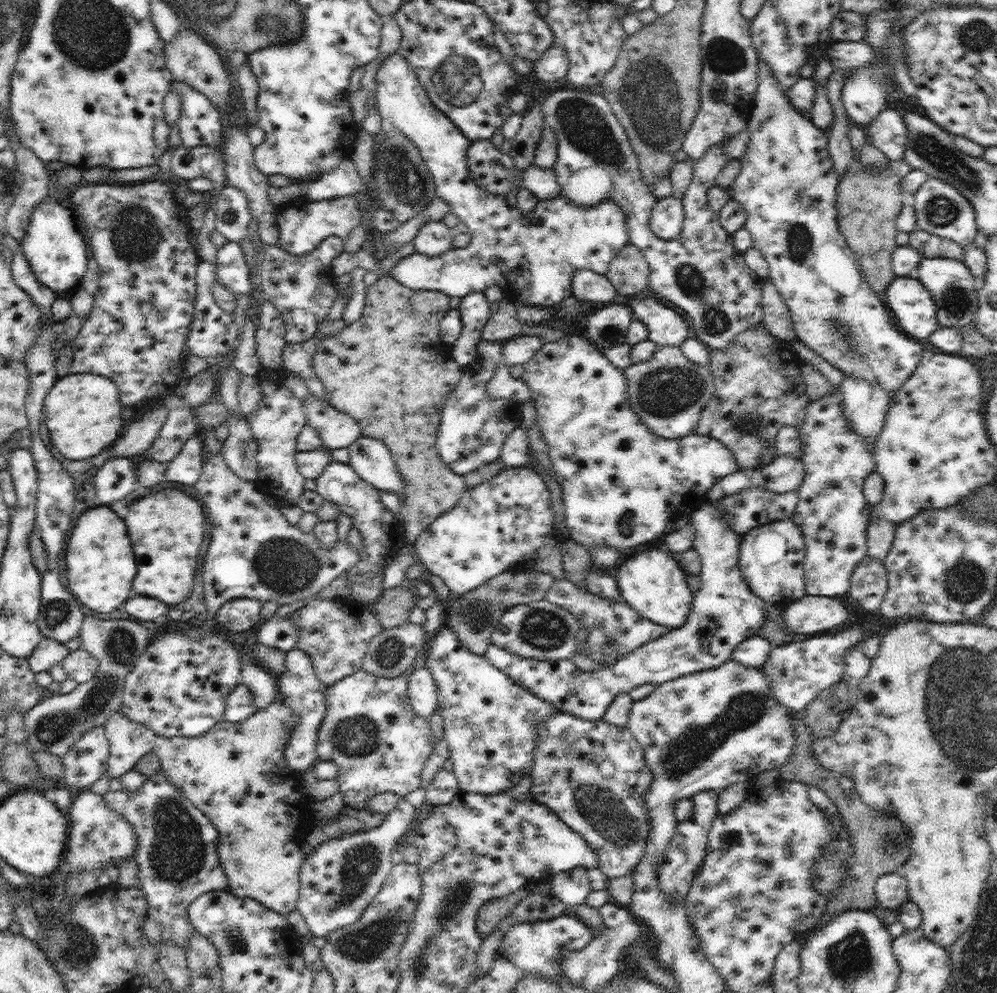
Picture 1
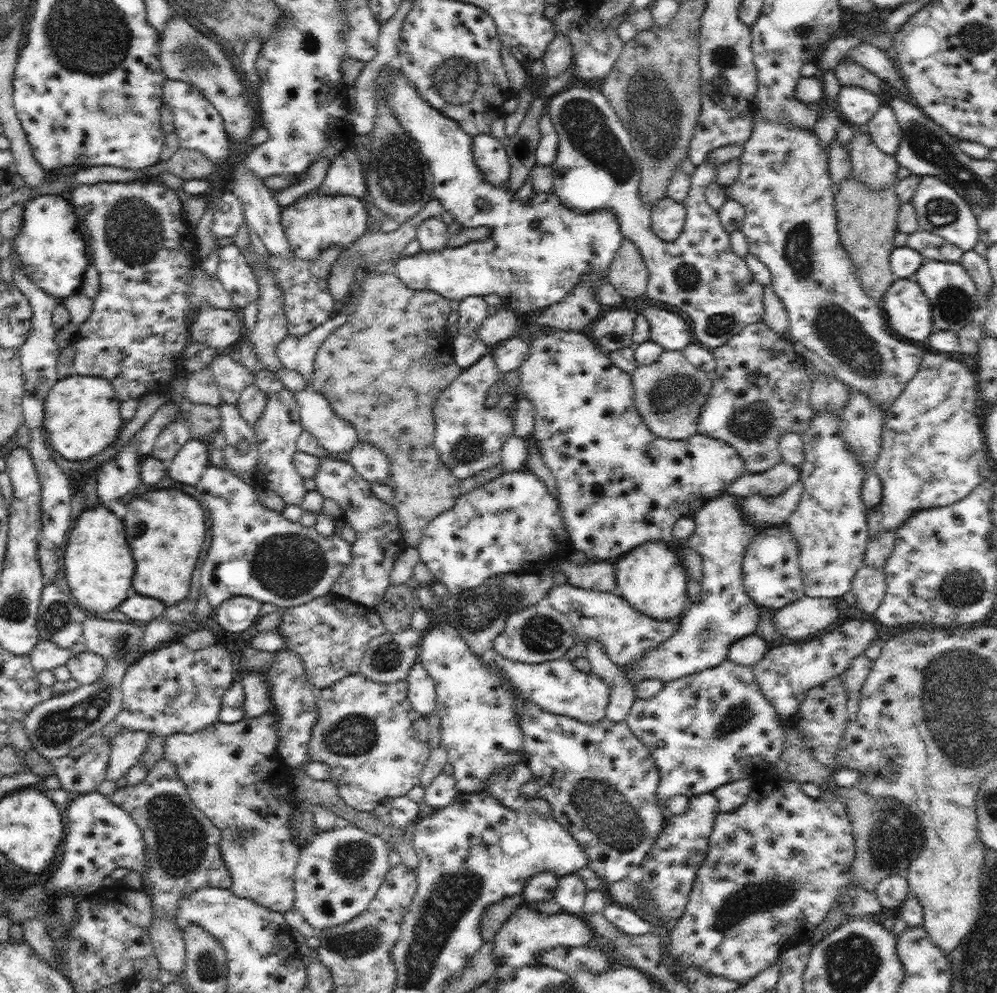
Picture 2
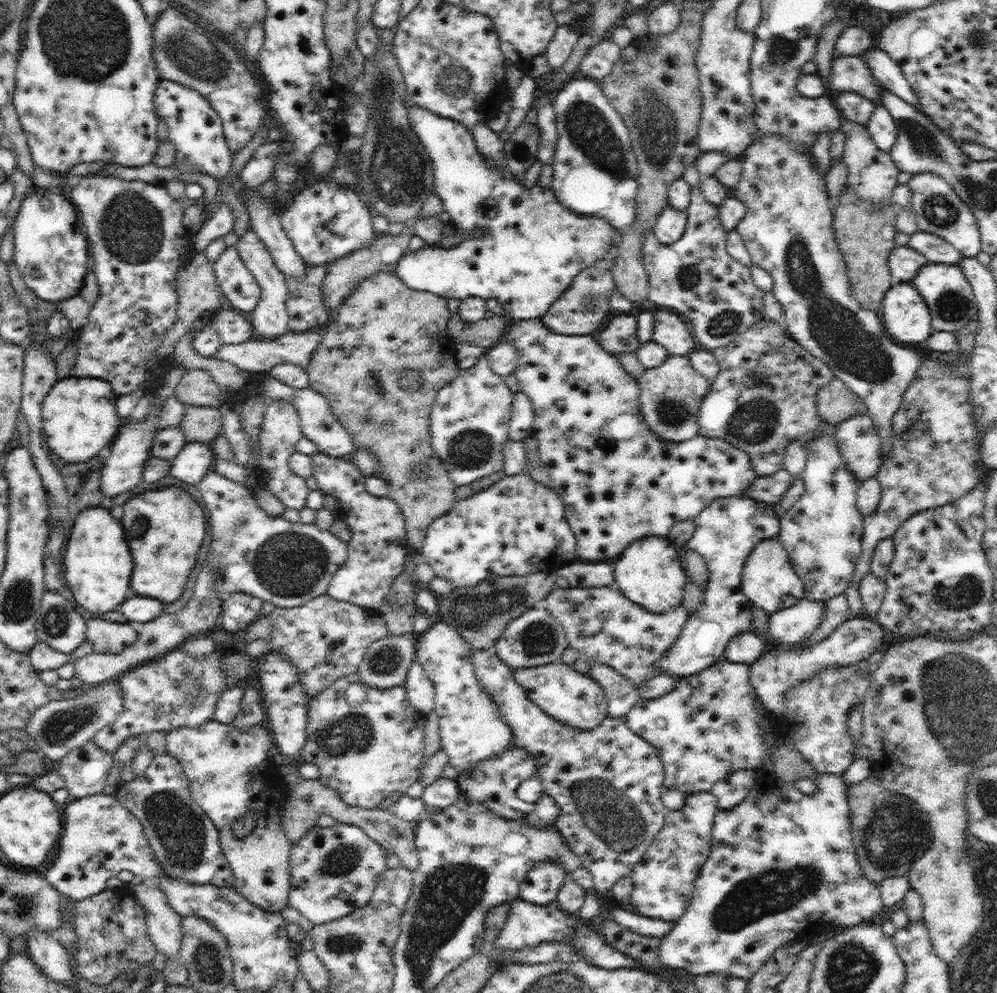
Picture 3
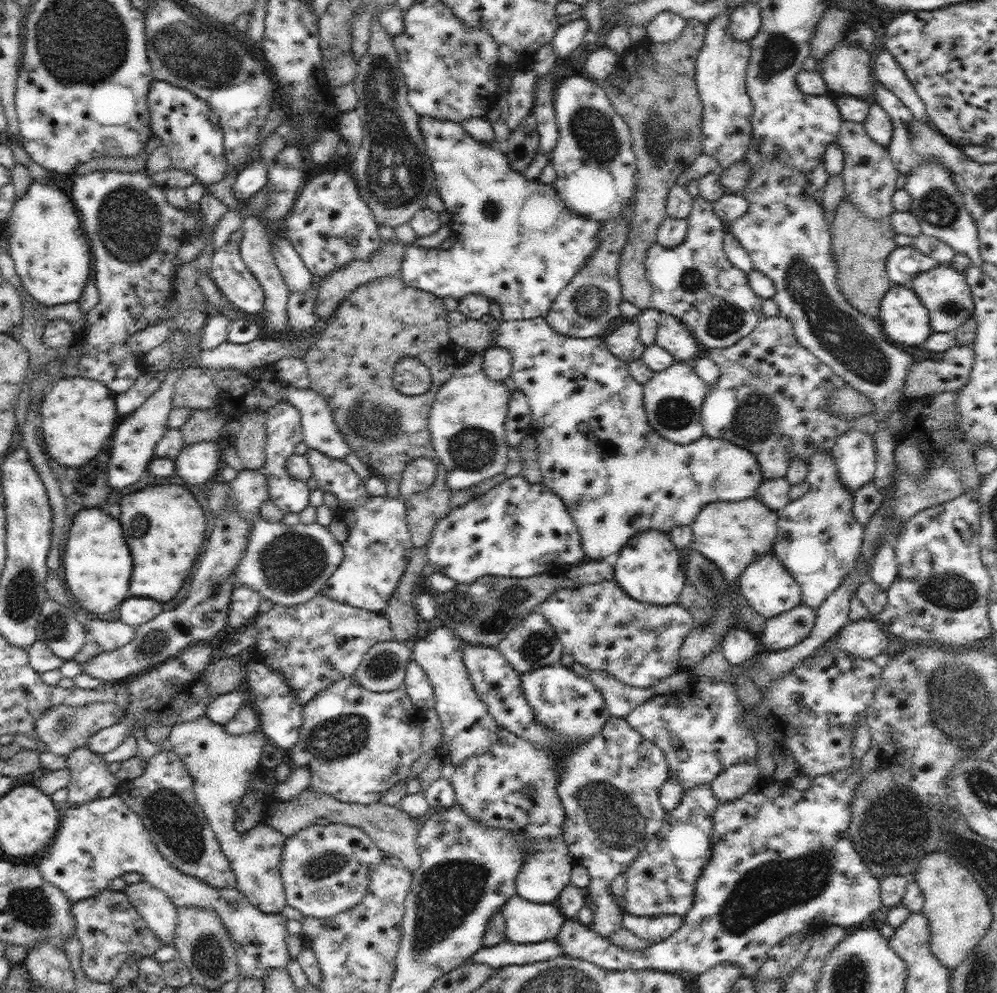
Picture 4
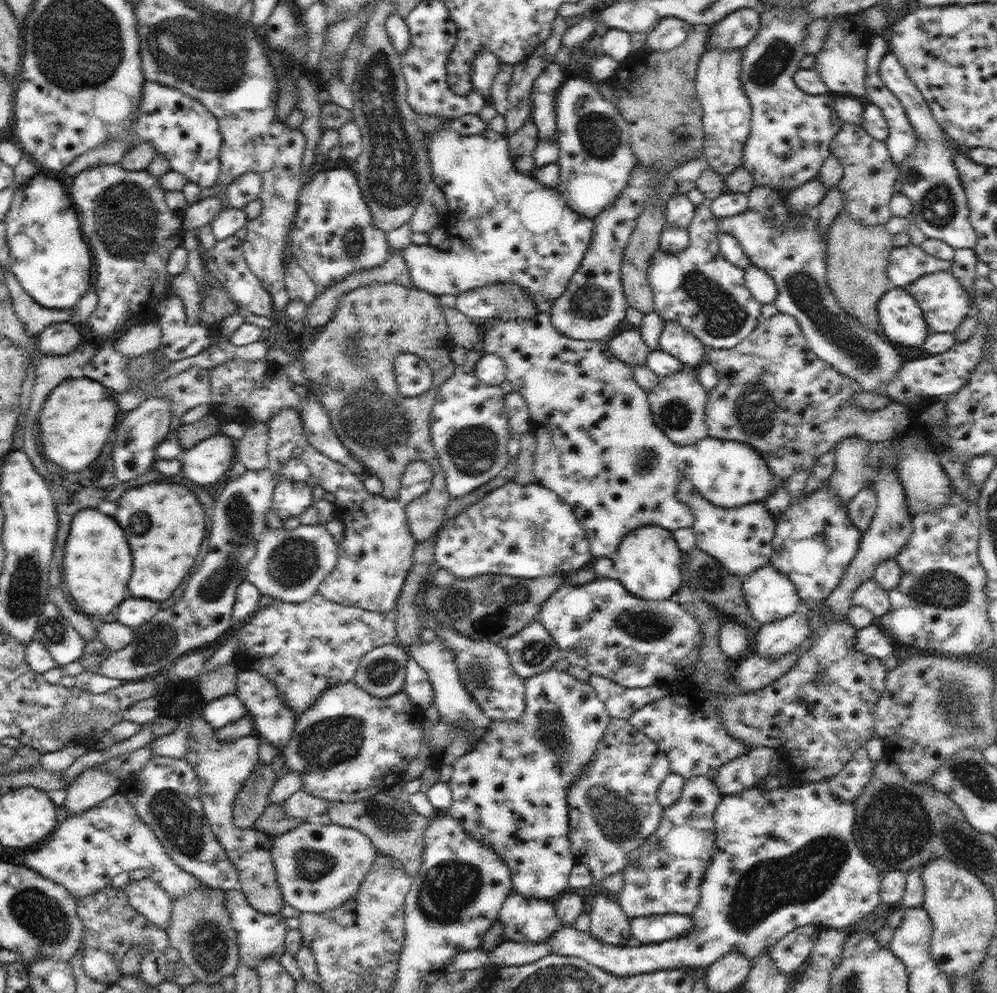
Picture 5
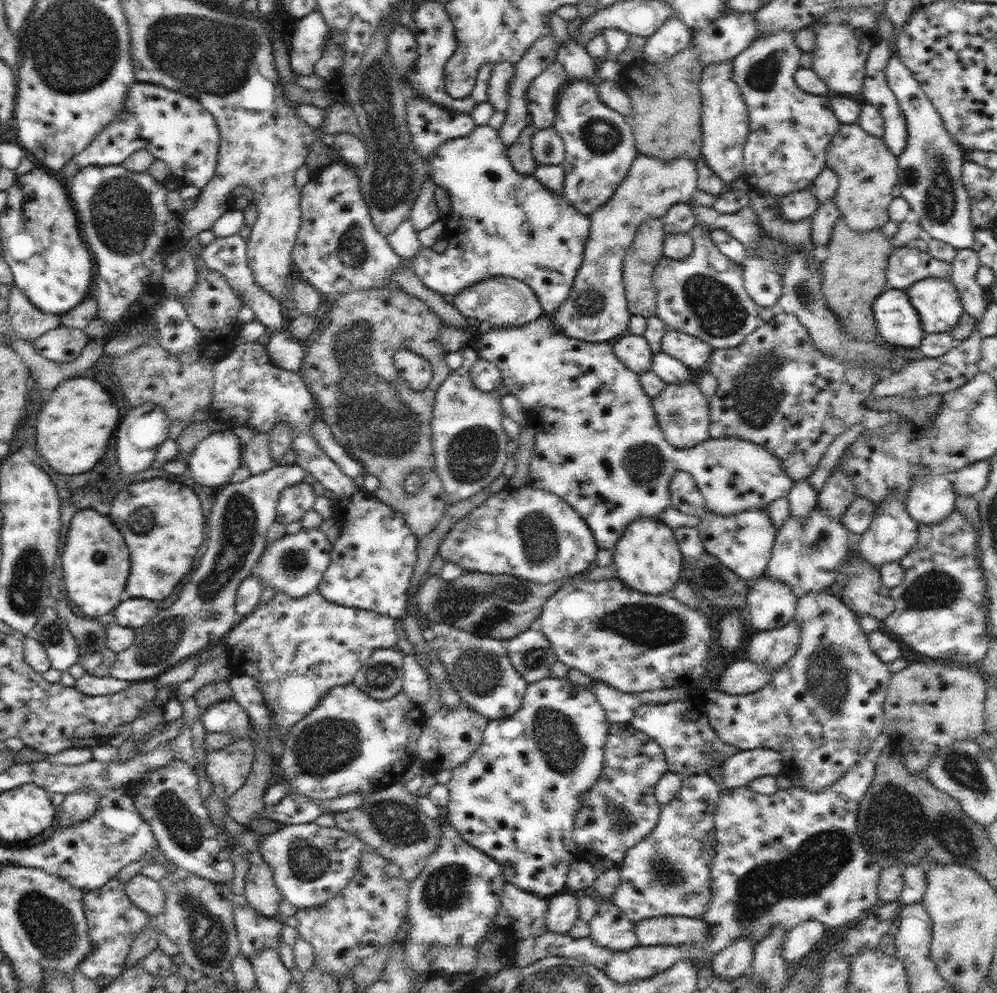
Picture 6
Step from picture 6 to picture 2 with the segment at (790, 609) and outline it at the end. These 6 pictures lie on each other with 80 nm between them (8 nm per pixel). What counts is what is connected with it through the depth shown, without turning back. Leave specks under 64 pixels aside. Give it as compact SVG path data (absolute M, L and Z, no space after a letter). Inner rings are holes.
M787 523L768 525L749 541L743 560L742 576L746 594L760 607L777 611L805 595L803 576L798 562L799 546Z

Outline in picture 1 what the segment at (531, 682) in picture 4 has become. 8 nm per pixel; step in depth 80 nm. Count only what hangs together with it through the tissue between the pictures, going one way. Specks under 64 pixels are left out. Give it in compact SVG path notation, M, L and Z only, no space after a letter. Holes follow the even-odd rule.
M718 502L703 503L691 515L691 522L696 527L696 536L693 539L694 549L701 560L700 588L693 592L691 611L686 622L678 628L669 630L660 638L652 640L618 658L609 666L596 668L591 672L582 671L570 661L560 660L534 660L533 658L520 658L502 647L491 644L484 656L496 666L496 668L508 673L520 686L531 690L540 700L553 704L560 713L570 713L584 720L600 720L608 710L609 704L620 693L629 693L641 684L654 683L656 685L687 674L700 672L719 667L727 660L732 659L732 653L736 646L743 640L748 640L758 635L766 614L766 604L759 596L756 596L746 584L739 567L740 545L742 535L732 530L729 520L724 518L719 509Z

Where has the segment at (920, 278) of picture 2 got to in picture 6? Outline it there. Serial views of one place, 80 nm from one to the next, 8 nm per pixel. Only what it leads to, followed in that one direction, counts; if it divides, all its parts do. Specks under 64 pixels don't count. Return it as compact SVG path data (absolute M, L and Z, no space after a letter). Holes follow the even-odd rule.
M924 278L906 293L920 316L924 333L951 333L965 312L960 293L950 278Z

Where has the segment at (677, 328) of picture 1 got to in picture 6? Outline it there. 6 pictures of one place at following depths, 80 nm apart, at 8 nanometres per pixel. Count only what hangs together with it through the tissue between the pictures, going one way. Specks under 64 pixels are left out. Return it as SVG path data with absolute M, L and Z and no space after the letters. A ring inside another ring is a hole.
M668 329L662 339L661 351L683 362L689 369L701 372L707 367L714 348L698 337Z

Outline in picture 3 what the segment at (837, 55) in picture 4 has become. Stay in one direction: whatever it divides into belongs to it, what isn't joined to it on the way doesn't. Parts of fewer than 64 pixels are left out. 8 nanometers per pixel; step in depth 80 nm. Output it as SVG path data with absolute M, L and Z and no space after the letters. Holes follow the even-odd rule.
M860 55L836 56L831 61L829 84L838 92L855 92L870 99L877 98L881 90L871 68Z

